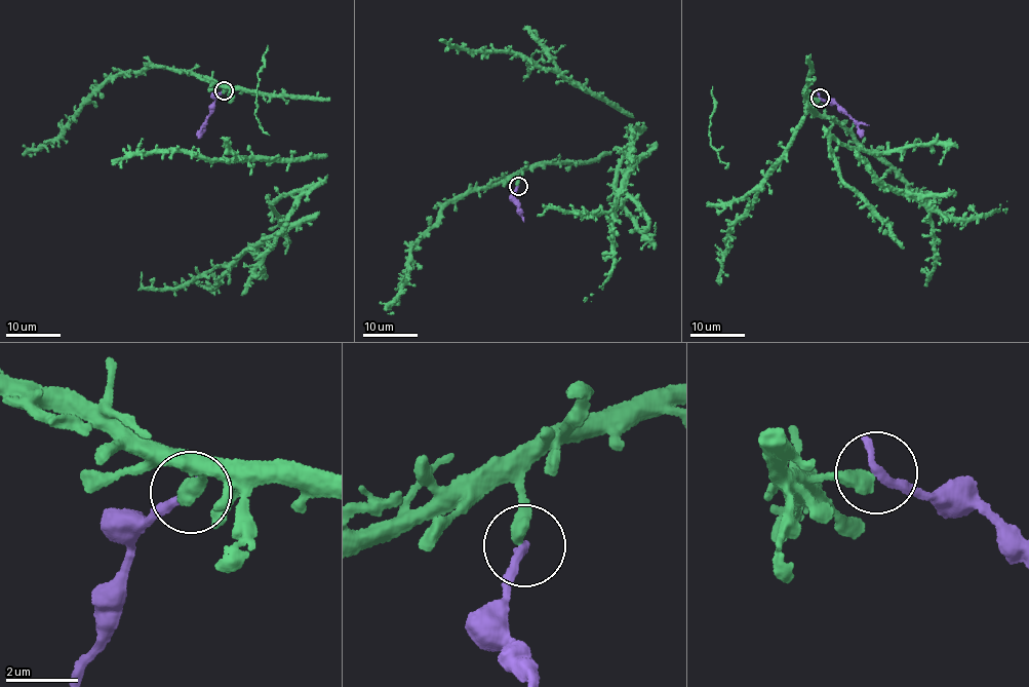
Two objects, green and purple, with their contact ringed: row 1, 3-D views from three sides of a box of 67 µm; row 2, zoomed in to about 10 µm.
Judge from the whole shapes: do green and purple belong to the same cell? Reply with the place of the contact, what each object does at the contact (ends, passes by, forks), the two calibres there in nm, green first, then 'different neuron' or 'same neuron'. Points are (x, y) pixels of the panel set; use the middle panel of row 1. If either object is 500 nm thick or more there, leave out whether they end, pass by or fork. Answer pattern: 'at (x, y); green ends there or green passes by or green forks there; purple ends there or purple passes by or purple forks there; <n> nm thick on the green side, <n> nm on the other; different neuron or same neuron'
at (518, 186); green ends there; purple ends there; 420 nm thick on the green side, 300 nm on the other; different neuron

